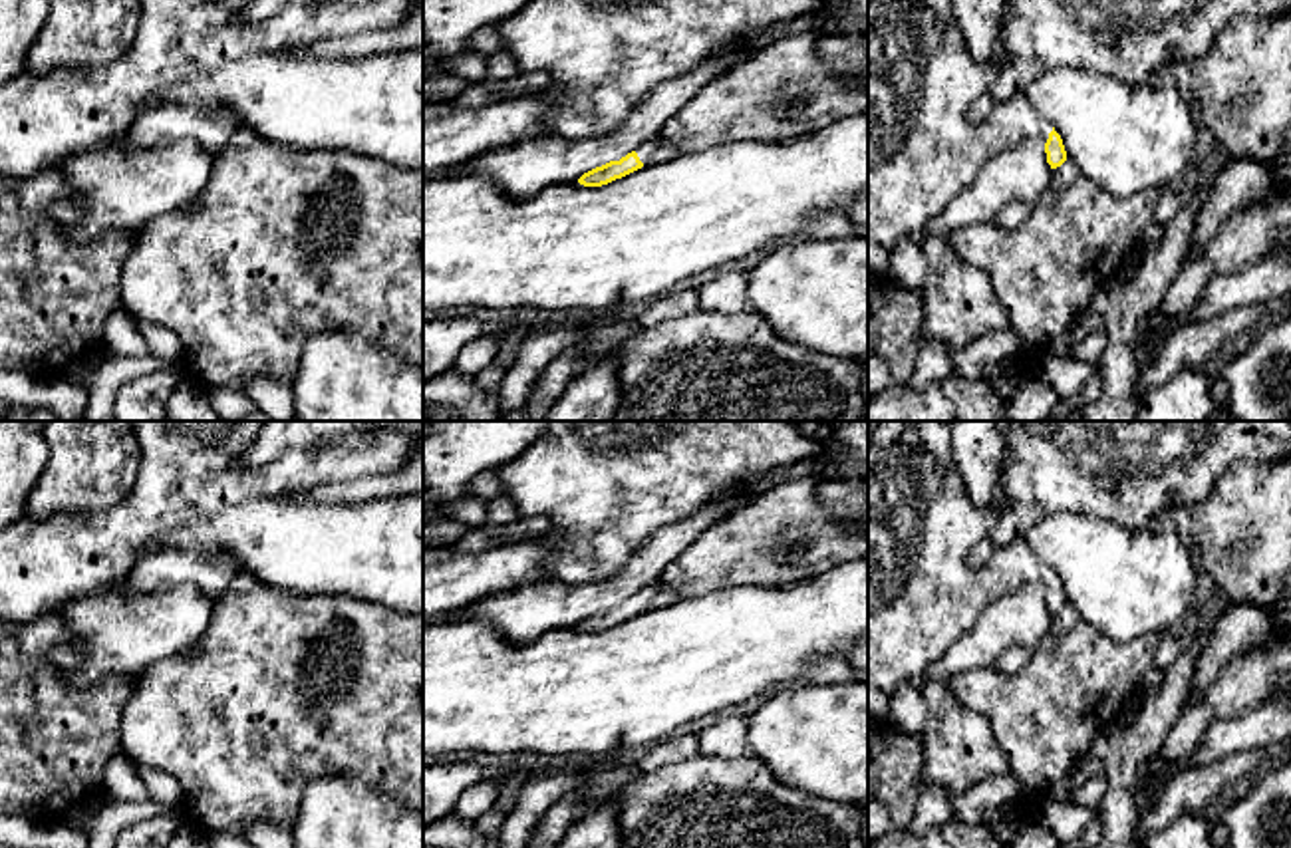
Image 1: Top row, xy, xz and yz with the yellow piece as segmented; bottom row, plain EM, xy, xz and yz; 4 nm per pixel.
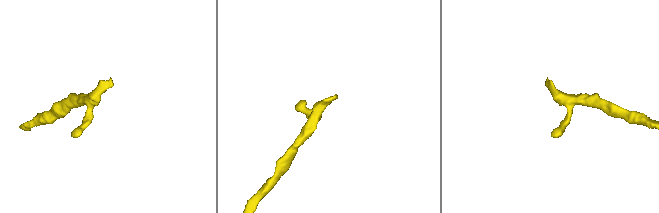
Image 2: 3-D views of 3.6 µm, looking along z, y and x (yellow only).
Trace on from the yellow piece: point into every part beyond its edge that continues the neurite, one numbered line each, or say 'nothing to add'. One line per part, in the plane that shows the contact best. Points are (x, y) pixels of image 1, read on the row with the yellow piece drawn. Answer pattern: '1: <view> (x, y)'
1: yz (922, 149)

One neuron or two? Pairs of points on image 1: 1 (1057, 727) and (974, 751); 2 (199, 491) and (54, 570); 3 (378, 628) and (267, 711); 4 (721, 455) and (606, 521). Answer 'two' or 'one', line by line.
1: two
2: one
3: one
4: one

